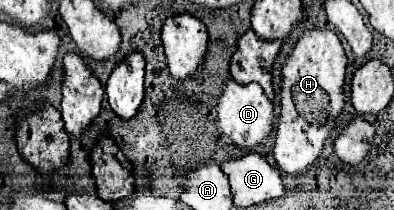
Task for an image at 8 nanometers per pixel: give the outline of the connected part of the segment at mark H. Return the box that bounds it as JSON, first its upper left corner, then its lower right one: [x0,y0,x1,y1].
[274,30,346,174]

